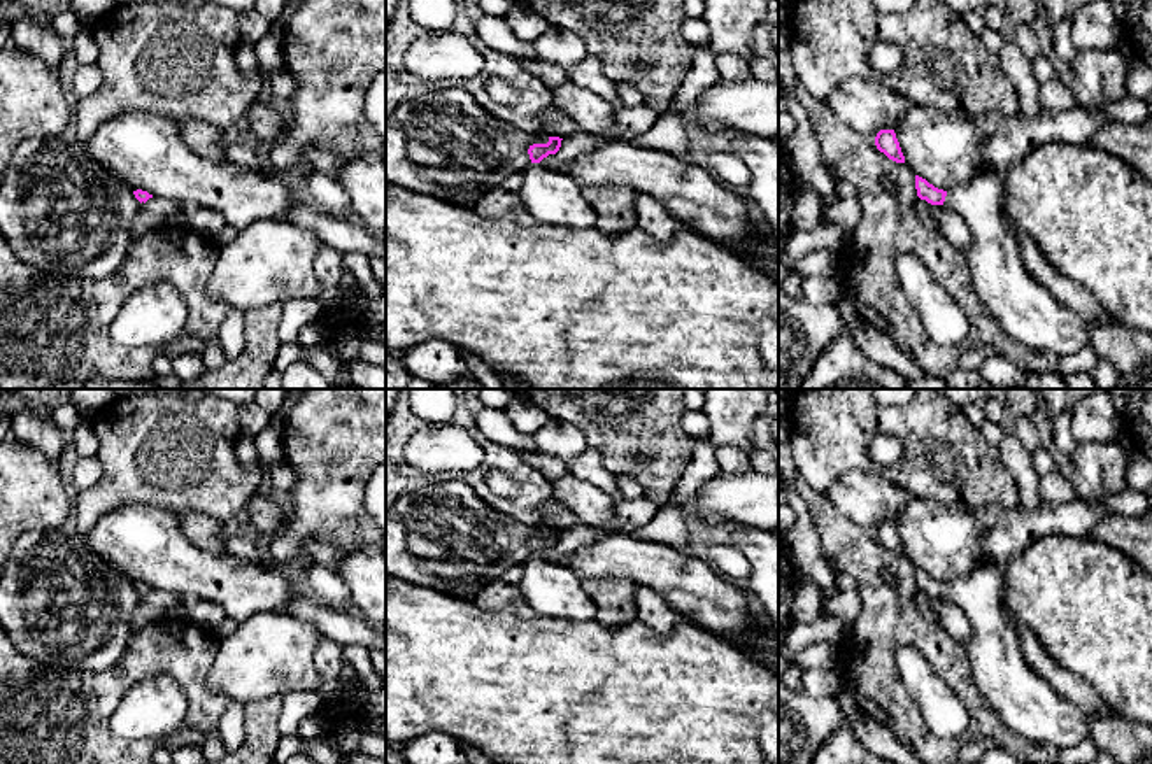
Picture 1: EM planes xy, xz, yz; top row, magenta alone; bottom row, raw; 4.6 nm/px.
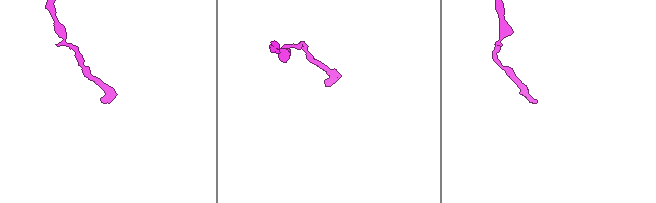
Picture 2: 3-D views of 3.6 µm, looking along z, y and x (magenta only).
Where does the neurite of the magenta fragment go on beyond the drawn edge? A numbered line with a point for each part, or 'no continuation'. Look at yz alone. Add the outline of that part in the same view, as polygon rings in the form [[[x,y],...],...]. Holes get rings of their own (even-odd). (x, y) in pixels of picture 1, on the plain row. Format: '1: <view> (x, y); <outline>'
1: yz (1023, 700); [[[991,559],[947,584],[943,598],[963,608],[971,638],[966,643],[971,676],[996,717],[1019,736],[1057,750],[1089,738],[1085,713],[1057,696],[1028,664],[1015,620],[1003,612],[1005,568]]]

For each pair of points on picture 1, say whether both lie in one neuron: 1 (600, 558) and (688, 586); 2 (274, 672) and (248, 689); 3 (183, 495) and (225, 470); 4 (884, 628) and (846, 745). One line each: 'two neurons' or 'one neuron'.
1: one neuron
2: one neuron
3: one neuron
4: two neurons

